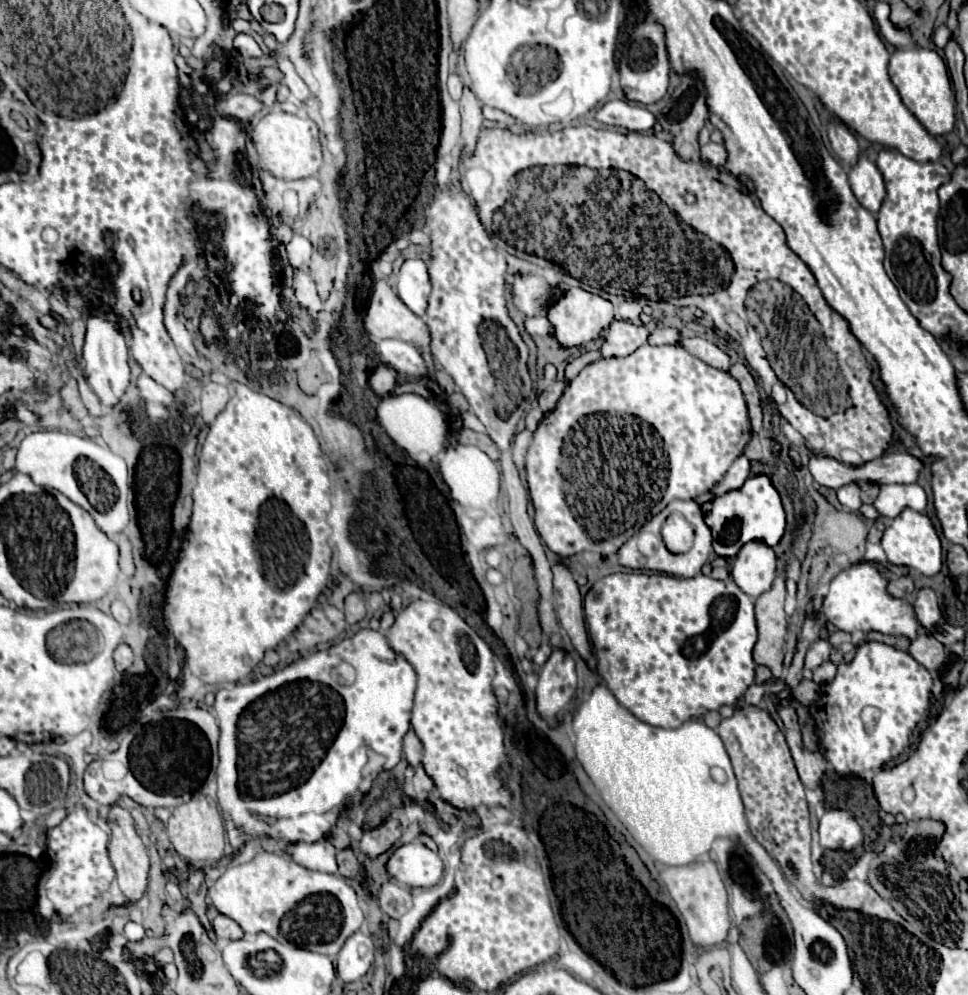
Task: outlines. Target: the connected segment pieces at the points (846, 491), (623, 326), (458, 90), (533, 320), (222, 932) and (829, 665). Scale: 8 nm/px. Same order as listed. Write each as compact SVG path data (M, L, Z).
M851 483L841 487L836 491L837 498L840 503L851 510L857 510L860 508L862 501L860 498L860 489L858 485Z
M612 321L606 331L606 341L602 345L604 357L626 357L644 345L648 339L648 331L644 327L636 327L628 321Z
M452 73L450 79L448 79L448 91L450 91L450 97L454 101L460 101L460 97L462 97L462 81L460 81L460 77L456 73Z
M546 316L525 317L524 327L531 337L547 337L554 334L554 327Z
M216 915L212 921L212 927L214 927L216 937L220 937L220 939L242 939L242 935L244 935L240 925L226 915Z
M826 661L826 663L822 663L822 665L812 673L812 679L814 679L814 683L824 685L824 683L830 683L830 681L834 679L834 675L836 675L836 665L834 665L832 661Z

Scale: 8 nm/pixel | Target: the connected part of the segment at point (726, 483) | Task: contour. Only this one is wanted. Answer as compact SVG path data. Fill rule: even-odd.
M740 455L740 457L730 465L730 469L728 469L726 475L722 477L722 481L712 487L712 493L714 493L714 495L724 495L726 491L738 489L738 487L742 487L742 483L744 483L748 477L750 477L750 461L748 461L744 455Z

